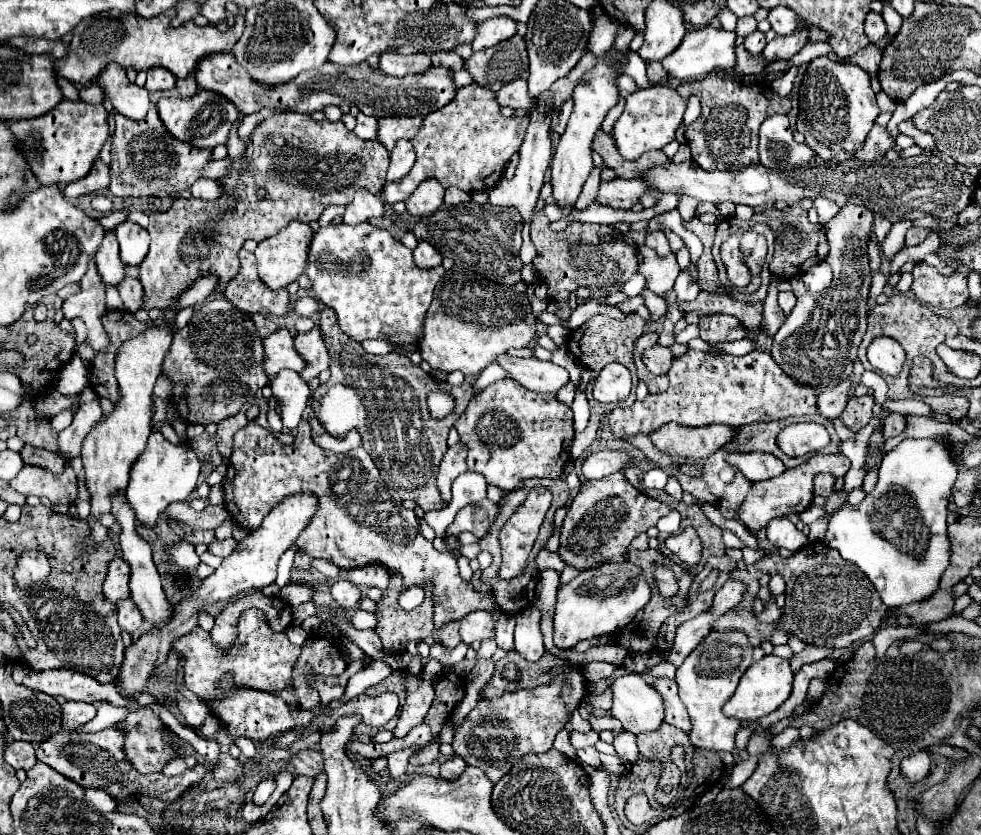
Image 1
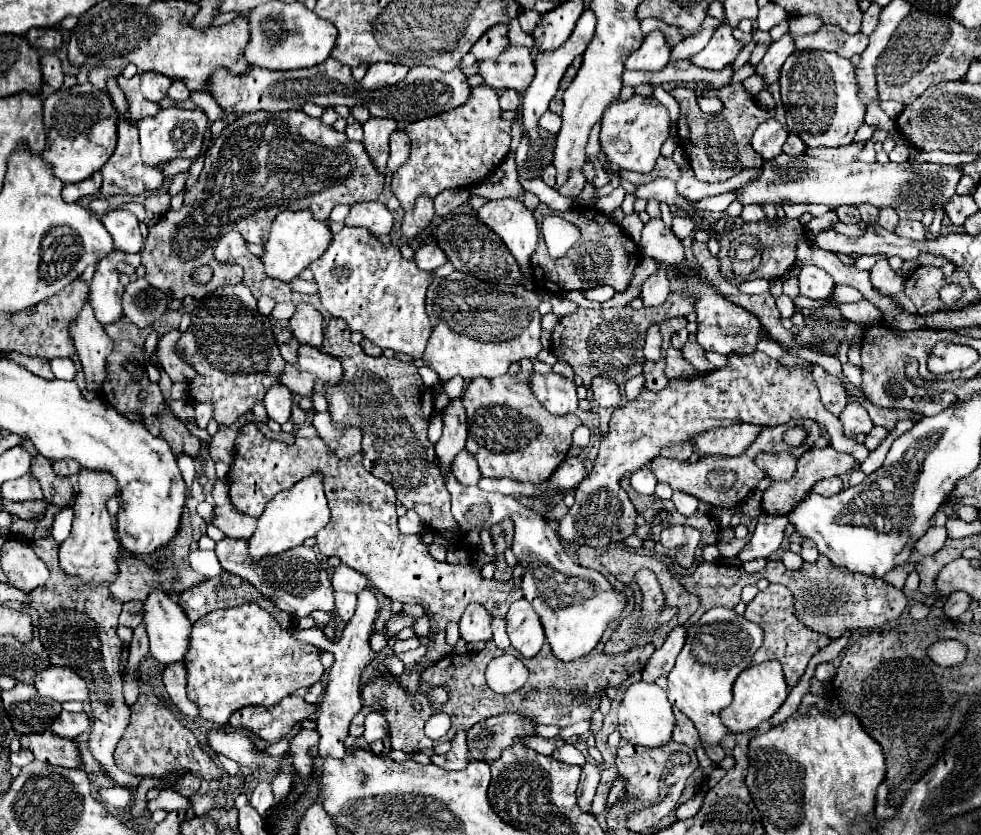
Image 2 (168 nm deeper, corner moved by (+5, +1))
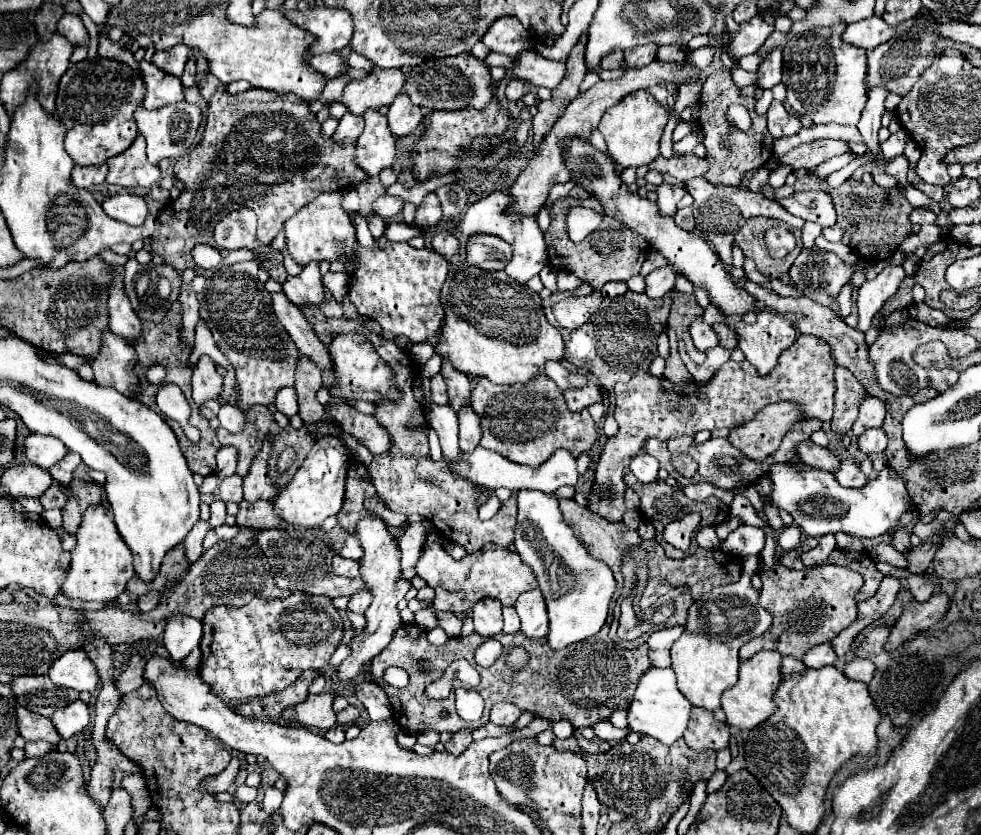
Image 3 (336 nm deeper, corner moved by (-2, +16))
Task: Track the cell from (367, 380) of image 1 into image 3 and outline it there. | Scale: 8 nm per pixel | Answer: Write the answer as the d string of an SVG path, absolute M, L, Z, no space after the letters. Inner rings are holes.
M357 320L357 330L363 332L373 344L375 350L383 356L383 360L387 360L387 364L391 364L393 368L393 376L395 382L399 382L403 396L395 402L395 404L377 404L379 406L379 416L375 416L383 426L387 426L387 430L391 432L391 438L395 440L395 448L391 448L391 452L387 452L387 456L375 456L371 466L369 466L369 478L379 494L379 498L385 502L385 506L393 512L401 512L401 514L421 514L425 516L435 530L449 542L455 542L459 546L463 546L467 550L467 554L477 552L479 548L483 548L489 542L495 542L499 546L509 546L513 542L513 530L515 530L515 520L517 520L517 498L509 498L501 504L499 512L483 522L477 516L477 486L471 484L469 480L463 480L459 476L455 476L449 466L445 466L445 462L433 462L429 458L429 444L427 444L427 432L407 432L407 428L403 428L403 424L407 424L411 414L417 414L419 420L425 422L423 416L423 408L415 402L413 392L411 392L411 384L417 378L417 370L413 374L413 366L409 356L393 342L393 340L385 340L383 336L371 334L363 320Z

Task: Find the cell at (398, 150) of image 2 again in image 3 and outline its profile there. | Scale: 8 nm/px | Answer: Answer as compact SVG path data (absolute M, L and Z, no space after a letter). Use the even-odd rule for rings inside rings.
M401 92L389 108L389 128L397 138L405 138L407 134L415 132L419 122L423 120L423 110L415 106L405 92Z

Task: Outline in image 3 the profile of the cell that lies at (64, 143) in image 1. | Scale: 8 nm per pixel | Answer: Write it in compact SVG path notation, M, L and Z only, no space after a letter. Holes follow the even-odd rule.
M87 58L73 64L63 74L57 92L57 116L61 116L61 122L67 126L65 150L73 158L73 162L79 166L103 164L105 160L125 152L139 134L133 114L143 104L143 96L145 96L145 82L139 68L129 68L127 64L109 58Z

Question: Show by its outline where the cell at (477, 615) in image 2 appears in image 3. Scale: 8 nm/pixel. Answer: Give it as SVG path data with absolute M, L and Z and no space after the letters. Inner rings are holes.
M479 600L479 604L473 606L473 620L475 620L475 632L479 636L491 638L501 632L503 628L503 616L501 616L501 604L499 600Z

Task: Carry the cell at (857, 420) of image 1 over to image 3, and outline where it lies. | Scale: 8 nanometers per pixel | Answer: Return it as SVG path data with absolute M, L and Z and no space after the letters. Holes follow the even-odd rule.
M867 396L859 408L859 418L853 424L853 434L861 436L869 428L881 428L885 420L885 406L879 398Z

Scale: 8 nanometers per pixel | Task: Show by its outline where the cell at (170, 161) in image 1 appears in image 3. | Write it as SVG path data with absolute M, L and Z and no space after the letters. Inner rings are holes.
M139 134L139 138L135 140L135 144L131 144L131 148L127 148L123 154L107 160L109 166L109 174L105 178L107 184L115 184L115 186L123 186L123 188L151 188L159 182L159 168L147 162L145 156L145 144L143 144L143 136Z

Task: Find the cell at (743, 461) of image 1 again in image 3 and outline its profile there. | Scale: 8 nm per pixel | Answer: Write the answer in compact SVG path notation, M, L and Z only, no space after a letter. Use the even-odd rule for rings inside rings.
M811 440L799 444L797 454L801 456L801 462L811 464L813 468L829 470L829 472L837 472L837 470L839 470L839 464L841 464L841 458L839 458L833 450L821 448L821 446L813 444Z

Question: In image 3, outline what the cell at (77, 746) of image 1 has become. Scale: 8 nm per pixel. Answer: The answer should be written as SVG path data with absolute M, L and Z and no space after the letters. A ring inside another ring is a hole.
M15 706L15 714L17 714L17 730L25 742L45 740L51 744L59 744L61 736L55 732L55 726L51 724L49 718L33 714L23 706Z

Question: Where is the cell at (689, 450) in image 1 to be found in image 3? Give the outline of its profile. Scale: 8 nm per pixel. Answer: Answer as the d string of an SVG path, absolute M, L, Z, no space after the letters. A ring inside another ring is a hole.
M777 402L763 408L755 420L733 428L727 440L747 458L765 460L779 448L791 426L801 420L805 420L805 414L795 402Z

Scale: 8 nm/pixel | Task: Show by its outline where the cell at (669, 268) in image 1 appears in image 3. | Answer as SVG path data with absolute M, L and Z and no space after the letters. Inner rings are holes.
M671 266L653 270L647 278L645 278L645 294L649 298L663 298L665 294L669 294L669 290L675 284L675 272Z

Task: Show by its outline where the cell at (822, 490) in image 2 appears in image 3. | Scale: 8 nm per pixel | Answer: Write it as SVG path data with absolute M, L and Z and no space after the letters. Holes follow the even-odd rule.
M843 460L843 468L839 468L835 478L847 488L863 488L867 484L867 476L859 470L859 466L855 466L853 460Z

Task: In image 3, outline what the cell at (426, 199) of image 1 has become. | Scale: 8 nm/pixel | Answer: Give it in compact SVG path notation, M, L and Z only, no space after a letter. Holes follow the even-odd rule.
M431 192L425 196L423 204L417 208L413 226L425 230L425 228L435 228L439 222L441 222L441 204L439 204L439 198Z

